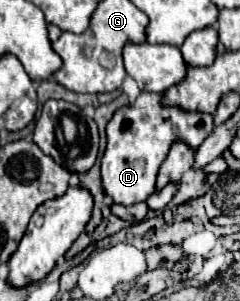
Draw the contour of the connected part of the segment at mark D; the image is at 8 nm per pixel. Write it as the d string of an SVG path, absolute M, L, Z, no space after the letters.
M141 92L139 98L115 112L113 120L107 124L107 150L101 160L101 178L105 192L115 204L131 206L145 202L155 192L155 178L161 162L169 154L173 142L185 142L193 152L213 130L211 114L185 112L181 108L161 106L161 94Z

